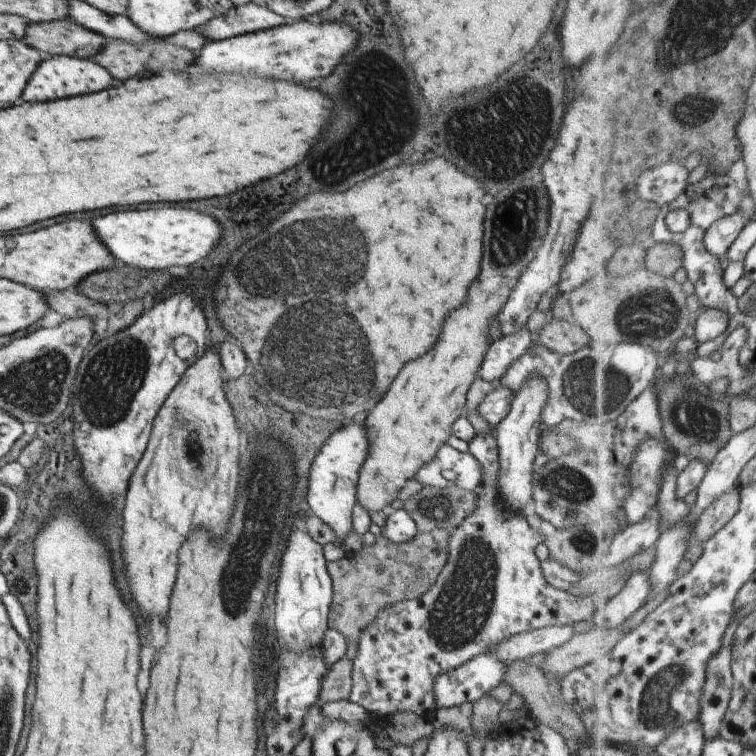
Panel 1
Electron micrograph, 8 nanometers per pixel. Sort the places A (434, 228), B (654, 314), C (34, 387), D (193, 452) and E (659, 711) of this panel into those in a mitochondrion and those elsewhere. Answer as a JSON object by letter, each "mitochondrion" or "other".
{"A":"other","B":"mitochondrion","C":"mitochondrion","D":"other","E":"mitochondrion"}

